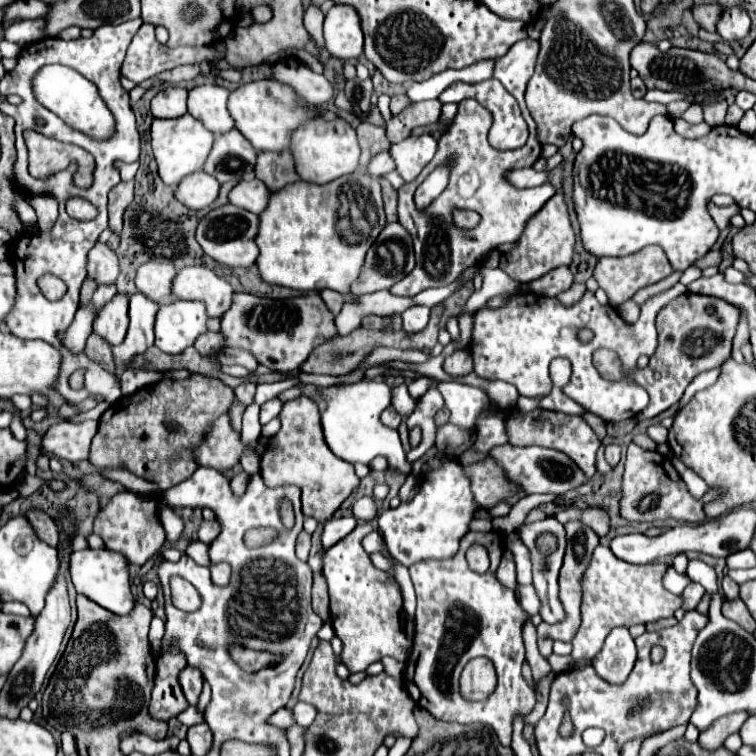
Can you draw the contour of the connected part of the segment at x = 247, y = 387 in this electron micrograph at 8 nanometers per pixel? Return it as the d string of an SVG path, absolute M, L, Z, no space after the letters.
M246 380L246 382L242 382L234 392L236 392L238 400L240 400L244 406L248 406L248 404L252 404L252 400L254 400L256 384L254 384L254 382L250 382L250 380Z

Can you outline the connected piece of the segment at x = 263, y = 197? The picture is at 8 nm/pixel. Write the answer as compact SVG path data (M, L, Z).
M256 178L250 182L238 182L230 192L230 202L234 206L240 206L254 214L262 214L262 210L268 206L268 198L270 190L266 188L264 182Z

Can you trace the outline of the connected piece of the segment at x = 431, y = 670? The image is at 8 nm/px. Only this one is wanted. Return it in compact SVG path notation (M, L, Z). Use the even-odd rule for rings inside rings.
M468 532L460 544L460 554L456 554L456 558L448 562L418 562L416 566L412 566L410 576L416 588L418 608L416 608L416 638L414 638L414 648L408 658L408 664L416 664L416 666L410 674L406 674L404 680L416 704L428 710L434 718L444 722L458 722L458 724L474 724L474 722L486 724L494 728L498 740L504 746L510 746L512 722L516 716L526 718L532 712L536 704L536 692L522 676L522 664L524 664L522 626L526 622L526 612L516 602L516 594L504 588L494 576L502 558L502 550L504 550L504 544L498 532L490 532L490 534ZM472 544L482 544L488 550L490 570L486 574L476 574L468 568L466 550ZM476 656L485 656L492 660L497 674L496 690L488 696L486 702L460 702L460 672L464 664Z

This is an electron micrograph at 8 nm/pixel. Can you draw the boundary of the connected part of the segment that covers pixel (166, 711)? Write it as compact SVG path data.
M162 654L156 660L156 680L150 700L150 716L156 720L168 722L188 708L188 702L182 694L178 682L180 670L186 668L182 654Z

